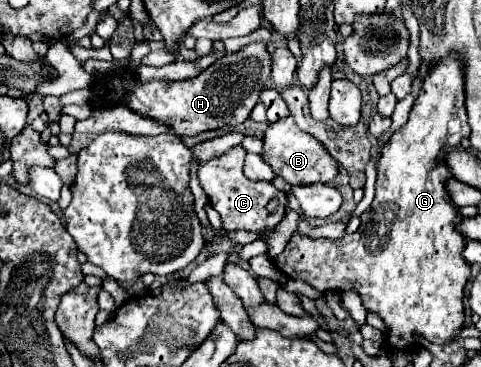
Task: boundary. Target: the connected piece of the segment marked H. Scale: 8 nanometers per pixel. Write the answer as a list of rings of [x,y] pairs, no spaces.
[[[254,42],[244,46],[240,52],[224,54],[196,78],[178,82],[150,80],[140,84],[134,72],[118,70],[114,74],[106,74],[100,80],[94,78],[90,90],[94,108],[124,104],[140,116],[166,124],[178,136],[196,136],[200,132],[242,124],[256,106],[260,90],[264,90],[268,84],[270,84],[270,54],[264,42]]]

